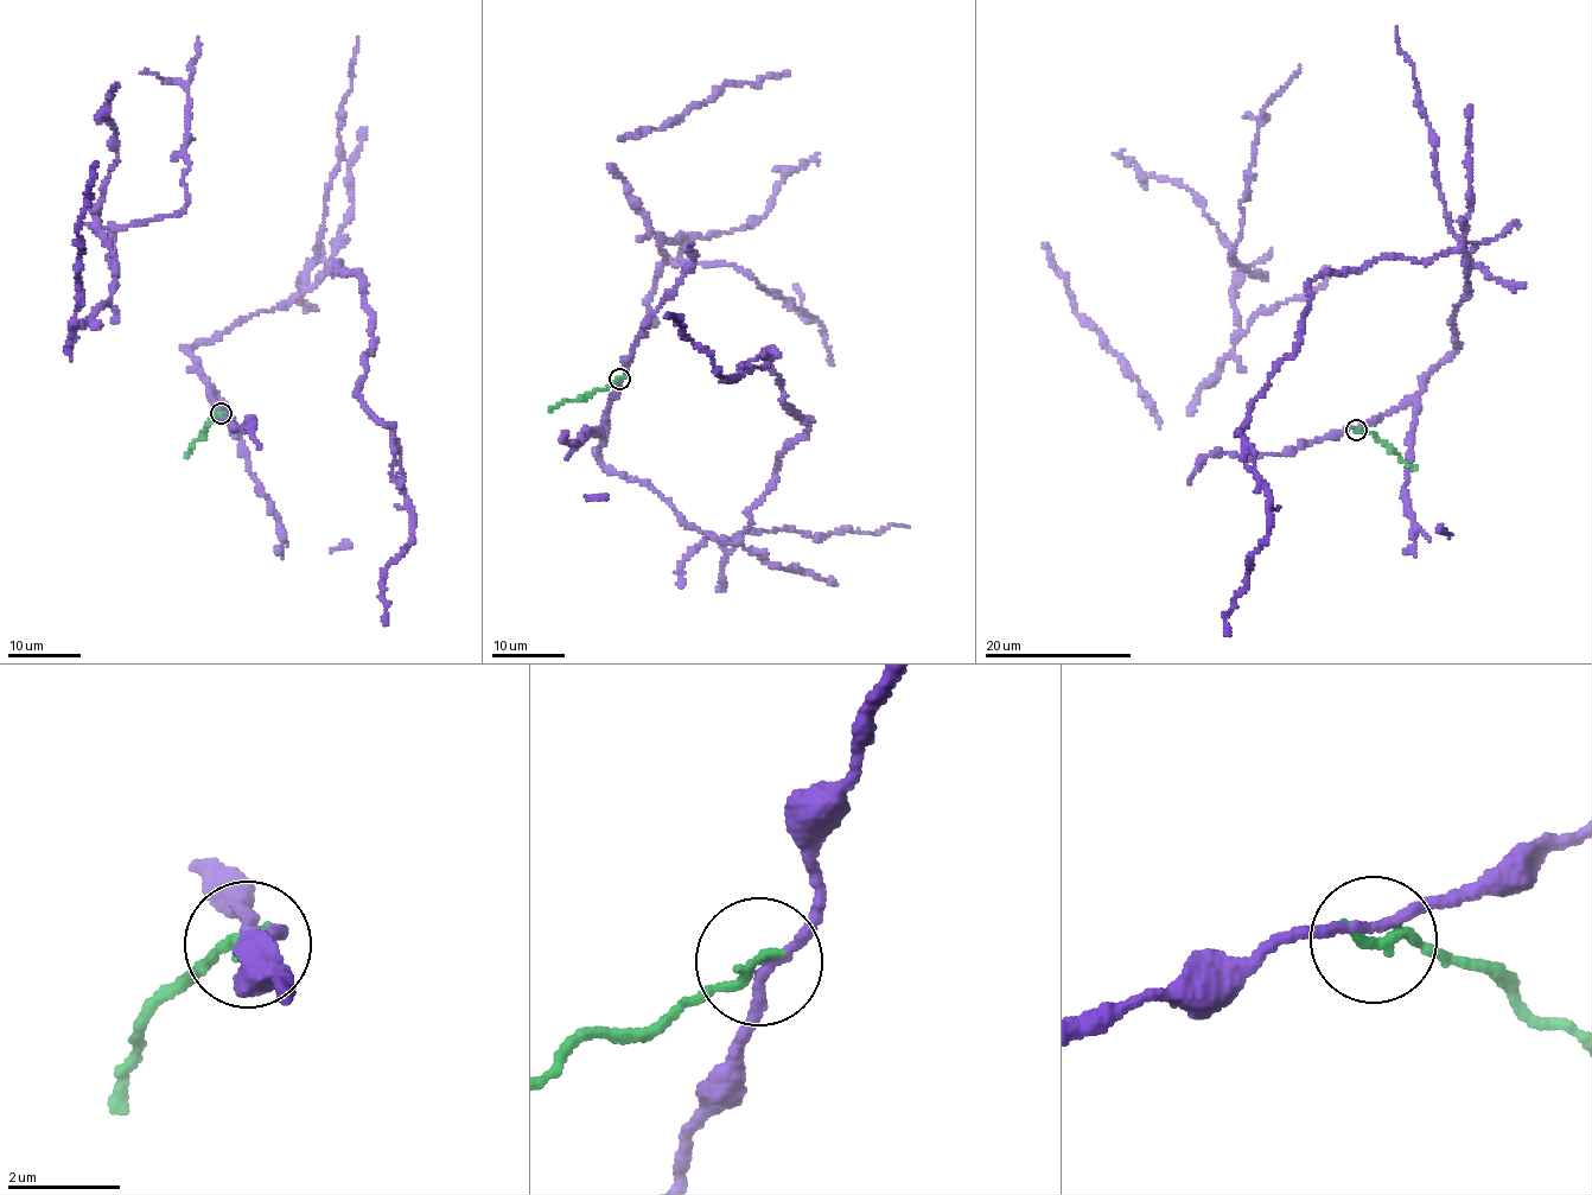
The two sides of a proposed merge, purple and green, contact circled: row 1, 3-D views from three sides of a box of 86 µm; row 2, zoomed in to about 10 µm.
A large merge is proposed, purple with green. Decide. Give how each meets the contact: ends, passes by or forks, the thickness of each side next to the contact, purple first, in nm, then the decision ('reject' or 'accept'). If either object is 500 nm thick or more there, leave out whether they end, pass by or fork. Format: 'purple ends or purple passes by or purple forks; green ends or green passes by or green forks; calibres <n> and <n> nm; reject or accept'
purple passes by; green ends; calibres 160 and 200 nm; reject

